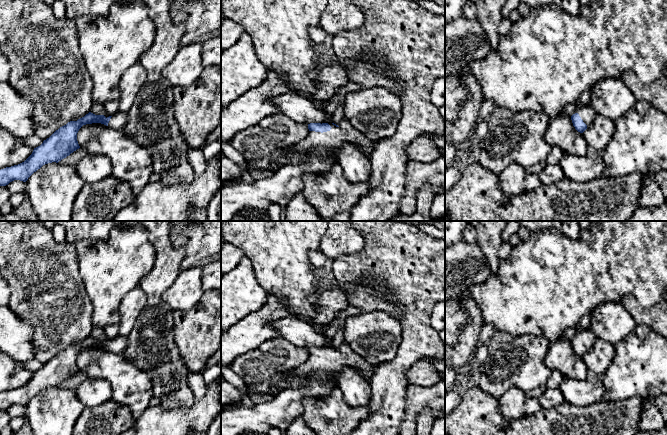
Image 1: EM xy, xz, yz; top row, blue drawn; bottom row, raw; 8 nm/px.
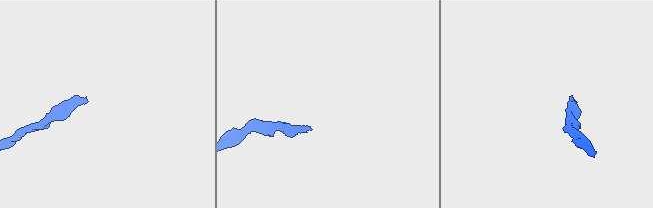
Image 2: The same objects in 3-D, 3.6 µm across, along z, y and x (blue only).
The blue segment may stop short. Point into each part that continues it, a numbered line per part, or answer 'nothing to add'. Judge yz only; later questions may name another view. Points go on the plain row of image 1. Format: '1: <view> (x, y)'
1: yz (586, 336)

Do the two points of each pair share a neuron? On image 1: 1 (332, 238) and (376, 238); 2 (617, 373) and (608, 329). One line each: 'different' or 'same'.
1: different
2: different

